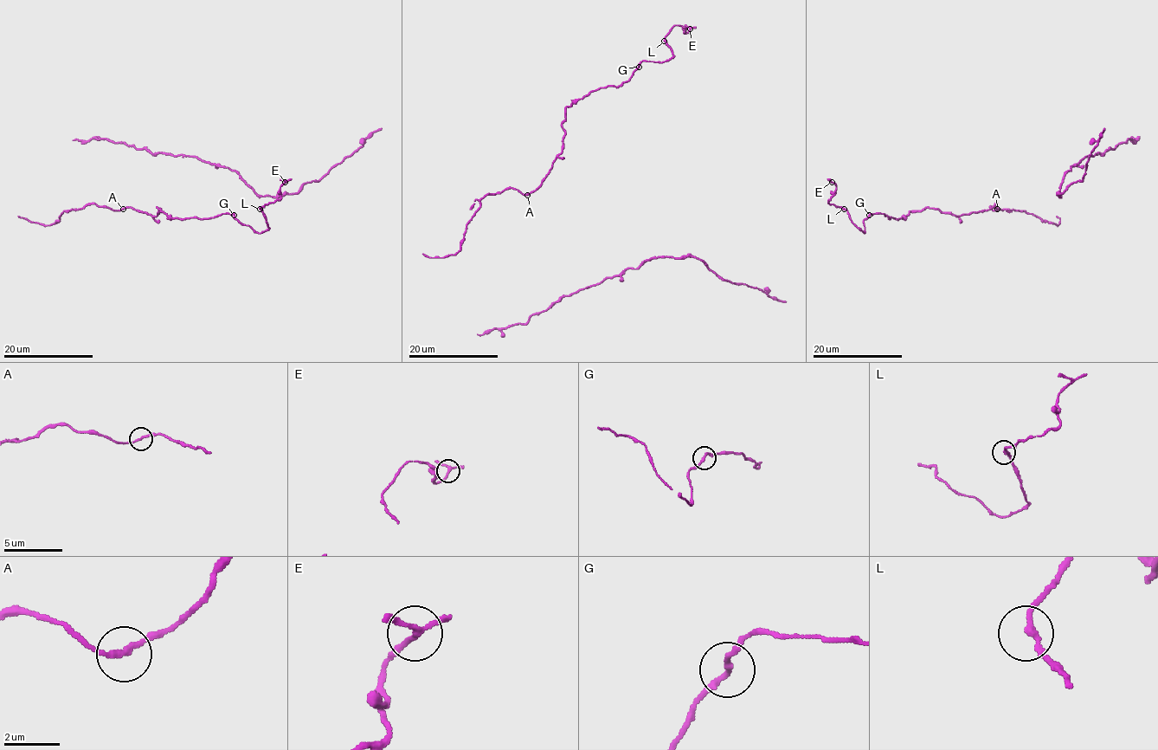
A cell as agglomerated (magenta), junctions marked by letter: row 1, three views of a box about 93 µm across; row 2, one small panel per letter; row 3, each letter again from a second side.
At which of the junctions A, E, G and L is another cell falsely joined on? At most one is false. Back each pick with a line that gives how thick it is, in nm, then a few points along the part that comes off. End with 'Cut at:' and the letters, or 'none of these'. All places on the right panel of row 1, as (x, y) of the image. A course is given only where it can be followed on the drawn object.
Cut at: none of these

